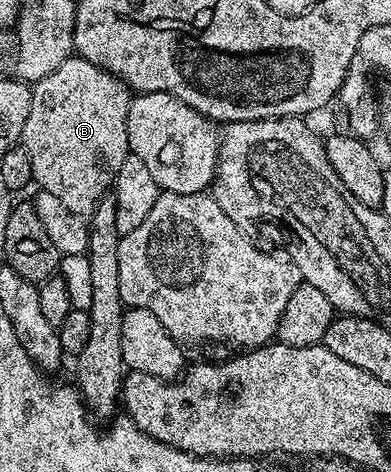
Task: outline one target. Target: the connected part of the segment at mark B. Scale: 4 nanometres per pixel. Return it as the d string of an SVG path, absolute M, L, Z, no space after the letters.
M79 56L64 58L42 81L32 86L30 116L26 116L22 145L30 156L32 181L39 189L58 196L66 204L69 215L88 216L101 198L113 189L118 168L129 156L128 113L133 91L108 70L90 64Z

